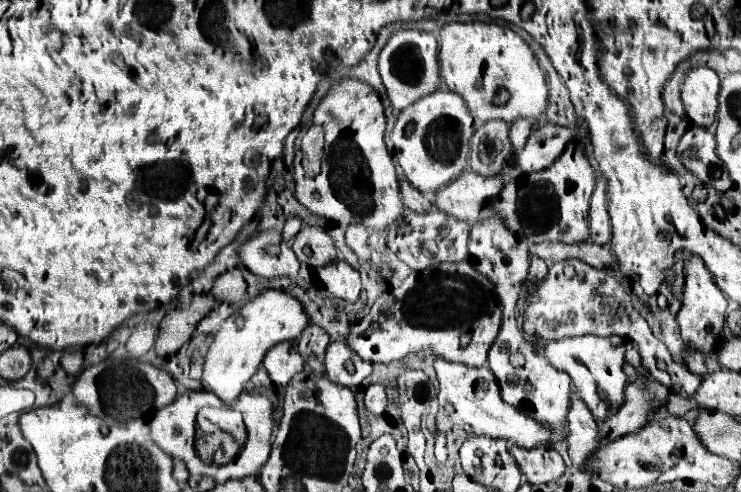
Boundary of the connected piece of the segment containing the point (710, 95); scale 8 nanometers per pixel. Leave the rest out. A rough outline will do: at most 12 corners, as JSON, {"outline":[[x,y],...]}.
{"outline":[[691,68],[681,100],[687,116],[709,128],[717,116],[719,76]]}

